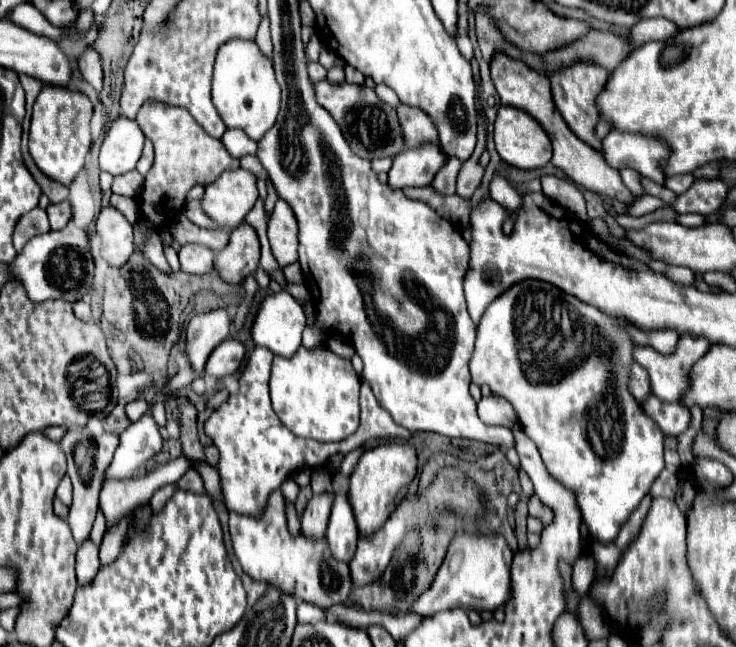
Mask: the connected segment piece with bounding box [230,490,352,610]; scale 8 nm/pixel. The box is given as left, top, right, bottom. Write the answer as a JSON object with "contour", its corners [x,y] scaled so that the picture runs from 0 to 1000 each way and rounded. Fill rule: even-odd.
{"contour":[[[375,757],[364,770],[361,785],[351,801],[315,794],[313,832],[315,832],[318,856],[329,881],[340,893],[351,900],[361,900],[364,906],[375,909],[383,918],[405,921],[408,927],[421,930],[438,943],[454,934],[467,934],[478,909],[473,872],[459,869],[451,859],[451,853],[446,850],[443,832],[418,832],[413,825],[397,828],[389,813],[389,794],[383,779],[386,779],[383,764],[380,757]],[[438,872],[440,872],[440,881],[438,881]]]}

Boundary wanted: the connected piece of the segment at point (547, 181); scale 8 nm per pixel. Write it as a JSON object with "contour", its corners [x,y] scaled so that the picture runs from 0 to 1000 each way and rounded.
{"contour":[[[739,272],[736,275],[736,294],[747,309],[766,318],[780,334],[793,334],[796,337],[793,306],[791,306],[791,298],[777,281],[755,275],[755,272]]]}

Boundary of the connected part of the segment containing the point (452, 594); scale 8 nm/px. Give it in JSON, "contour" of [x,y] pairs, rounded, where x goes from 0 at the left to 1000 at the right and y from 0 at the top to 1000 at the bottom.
{"contour":[[[620,822],[614,841],[609,844],[603,872],[601,878],[595,878],[592,896],[587,896],[587,909],[582,909],[582,915],[573,915],[560,930],[557,946],[573,955],[587,955],[592,946],[614,940],[671,946],[693,924],[693,872],[696,850],[679,825]]]}

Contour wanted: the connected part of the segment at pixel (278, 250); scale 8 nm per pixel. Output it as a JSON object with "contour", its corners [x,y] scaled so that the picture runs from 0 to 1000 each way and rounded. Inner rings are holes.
{"contour":[[[378,309],[364,337],[364,371],[380,414],[405,402],[405,346],[386,309]]]}

